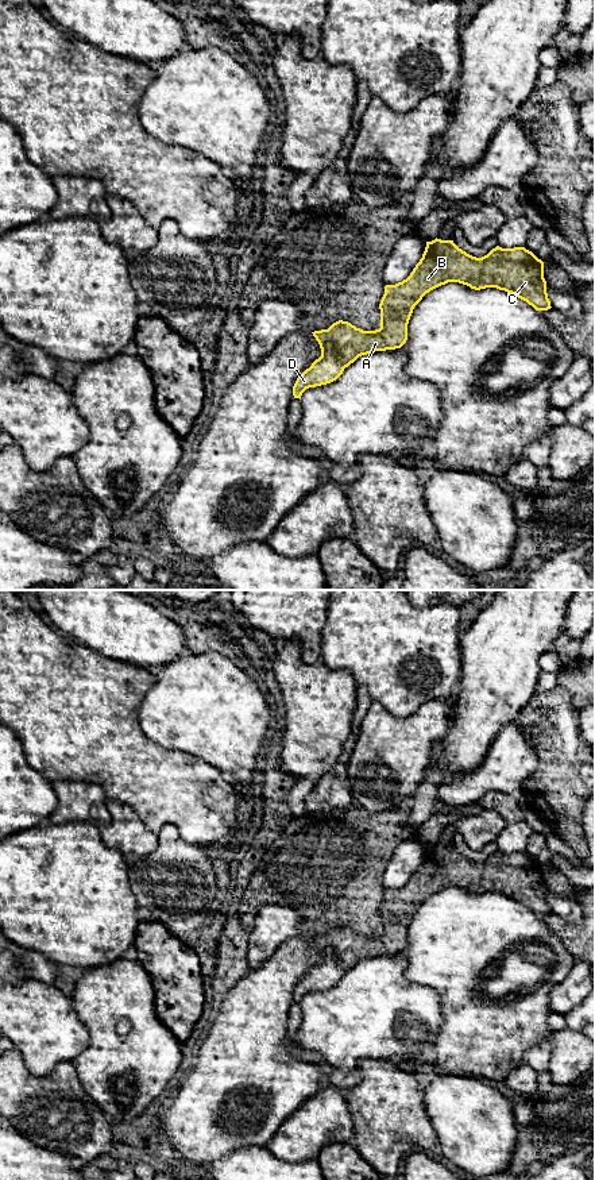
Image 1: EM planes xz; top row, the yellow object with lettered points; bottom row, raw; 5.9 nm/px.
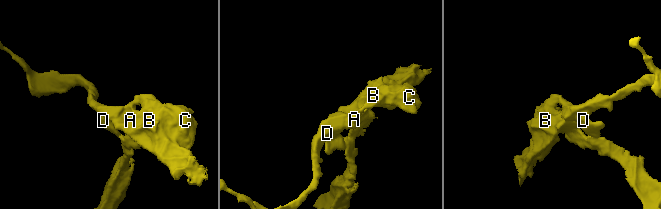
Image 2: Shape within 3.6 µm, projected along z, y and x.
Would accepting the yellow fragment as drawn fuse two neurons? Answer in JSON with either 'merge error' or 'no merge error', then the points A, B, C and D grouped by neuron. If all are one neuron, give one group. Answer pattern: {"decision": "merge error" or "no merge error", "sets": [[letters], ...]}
{"decision": "merge error", "sets": [["A", "B", "C"], ["D"]]}

